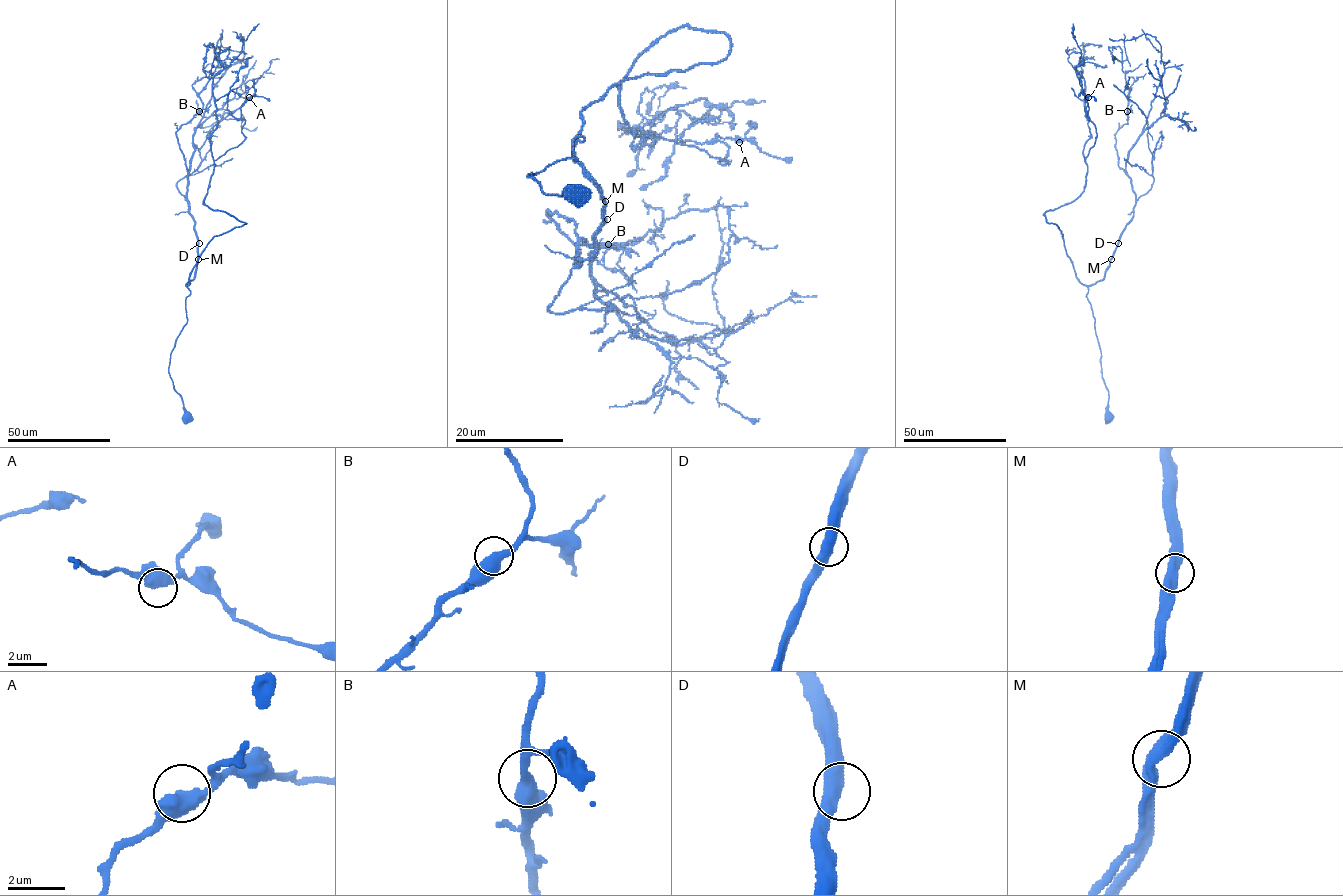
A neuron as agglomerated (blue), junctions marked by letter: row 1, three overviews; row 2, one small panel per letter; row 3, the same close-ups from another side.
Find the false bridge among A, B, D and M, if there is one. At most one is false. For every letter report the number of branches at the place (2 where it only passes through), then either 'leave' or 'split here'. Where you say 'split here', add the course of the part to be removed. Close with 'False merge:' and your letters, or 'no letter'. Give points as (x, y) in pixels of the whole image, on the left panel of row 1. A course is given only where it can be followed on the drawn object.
A: 2 branches meet; leave
B: 2 branches meet; leave
D: 2 branches meet; leave
M: 2 branches meet; leave
False merge: no letter

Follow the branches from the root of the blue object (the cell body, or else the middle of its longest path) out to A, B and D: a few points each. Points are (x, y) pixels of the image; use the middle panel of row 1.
A: (577, 190), (528, 176), (589, 104), (728, 54), (681, 26), (621, 115), (739, 142)
B: (577, 190), (528, 176), (582, 137), (604, 198), (592, 253), (577, 265), (575, 224), (547, 215), (608, 244)
D: (577, 190), (547, 195), (528, 176), (577, 159), (573, 141), (582, 137), (574, 159), (600, 187), (607, 219)

